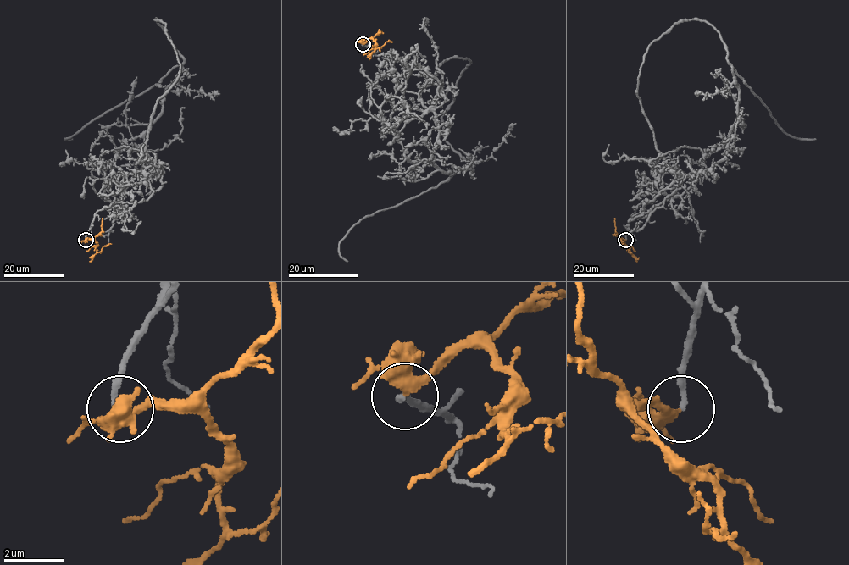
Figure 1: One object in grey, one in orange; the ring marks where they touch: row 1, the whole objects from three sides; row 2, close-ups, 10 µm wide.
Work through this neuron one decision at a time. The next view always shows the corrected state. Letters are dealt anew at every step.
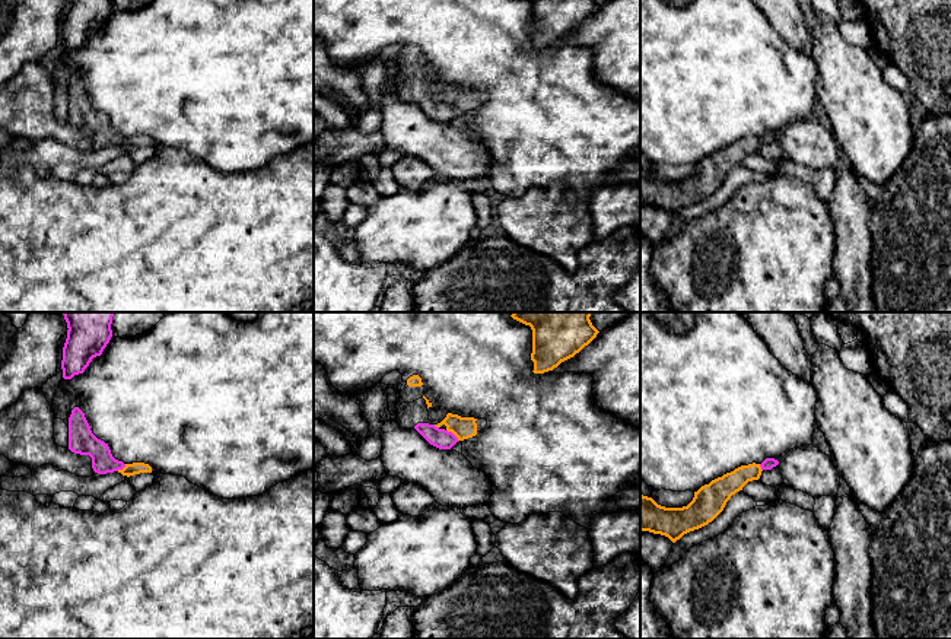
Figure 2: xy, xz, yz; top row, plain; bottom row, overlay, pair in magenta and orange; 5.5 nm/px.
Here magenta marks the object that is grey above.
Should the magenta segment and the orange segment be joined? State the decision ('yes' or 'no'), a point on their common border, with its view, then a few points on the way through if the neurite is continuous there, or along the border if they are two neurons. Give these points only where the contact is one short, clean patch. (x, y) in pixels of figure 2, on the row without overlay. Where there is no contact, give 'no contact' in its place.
yes; contact xz (452, 107); way xz (439, 111), (452, 107), (463, 101)

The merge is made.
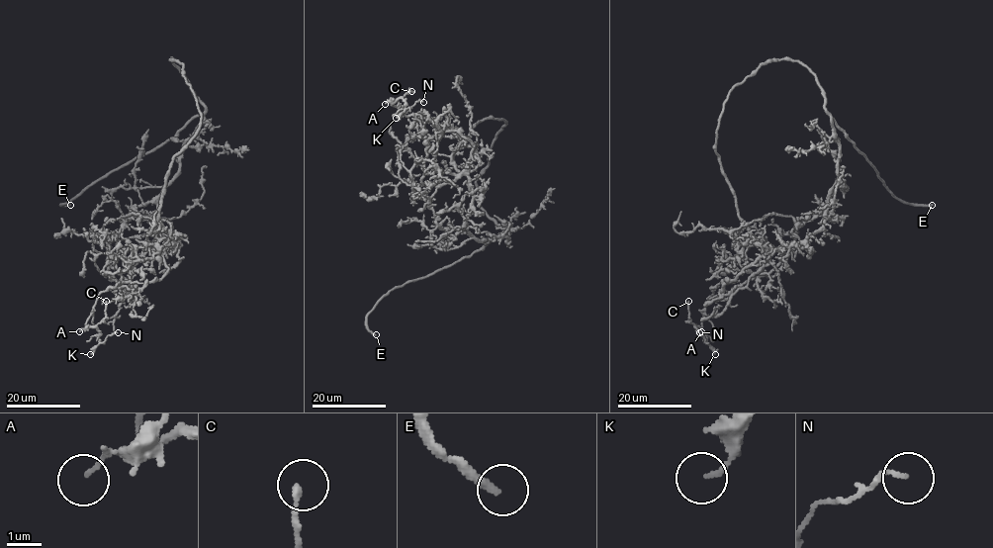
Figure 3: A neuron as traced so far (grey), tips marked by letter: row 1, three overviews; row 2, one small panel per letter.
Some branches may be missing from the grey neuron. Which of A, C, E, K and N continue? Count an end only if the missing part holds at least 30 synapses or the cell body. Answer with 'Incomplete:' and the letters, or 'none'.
Incomplete: E

